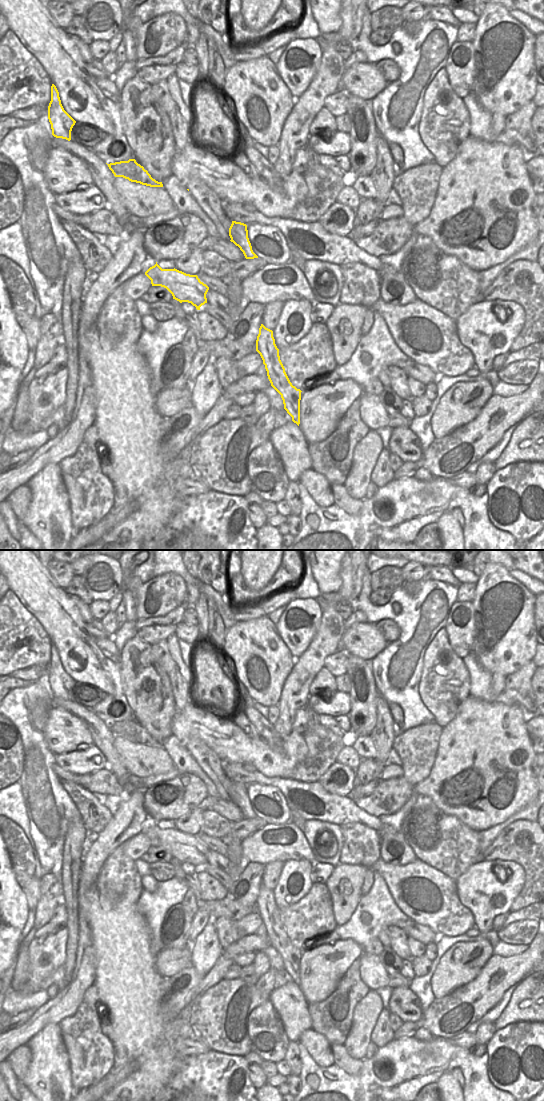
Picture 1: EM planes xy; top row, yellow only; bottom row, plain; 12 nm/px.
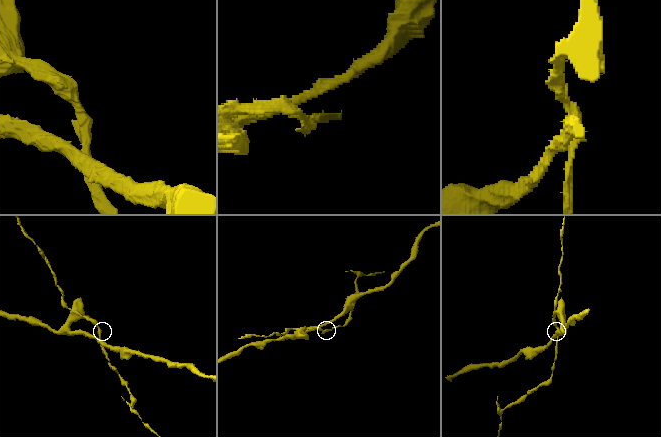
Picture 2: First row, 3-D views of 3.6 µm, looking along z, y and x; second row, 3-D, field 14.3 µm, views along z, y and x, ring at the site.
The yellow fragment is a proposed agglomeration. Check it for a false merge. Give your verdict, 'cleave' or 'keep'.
cleave

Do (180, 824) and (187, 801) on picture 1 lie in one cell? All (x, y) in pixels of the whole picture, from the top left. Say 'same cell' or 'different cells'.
different cells

